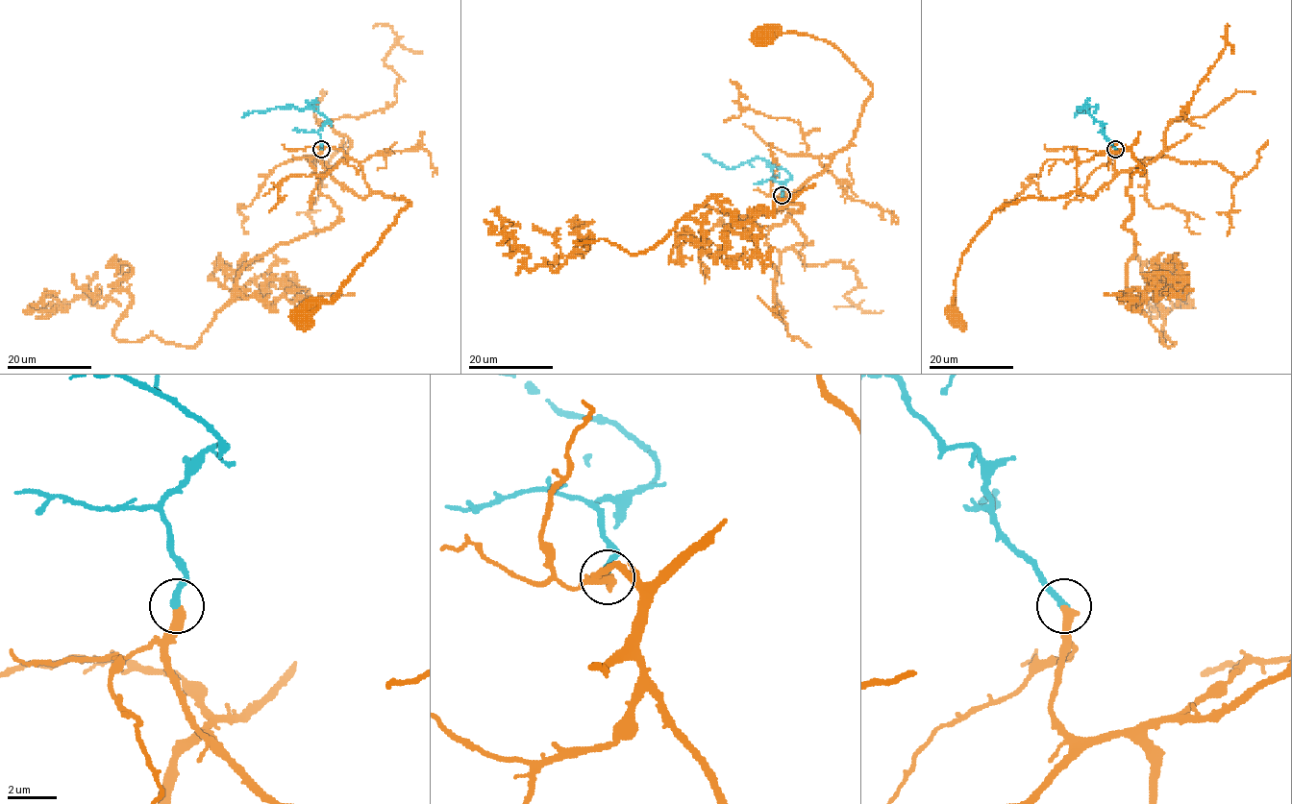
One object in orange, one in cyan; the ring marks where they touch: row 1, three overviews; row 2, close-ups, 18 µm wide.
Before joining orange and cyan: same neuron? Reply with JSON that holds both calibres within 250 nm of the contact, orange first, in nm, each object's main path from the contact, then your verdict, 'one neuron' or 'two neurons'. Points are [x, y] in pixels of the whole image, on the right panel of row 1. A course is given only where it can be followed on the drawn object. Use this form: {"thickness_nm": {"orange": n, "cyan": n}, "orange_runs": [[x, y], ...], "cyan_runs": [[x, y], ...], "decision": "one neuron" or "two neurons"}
{"thickness_nm": {"orange": 440, "cyan": 280}, "orange_runs": [[1115, 148], [1116, 175], [1094, 196], [1026, 197], [991, 215], [962, 255], [953, 297], [957, 318]], "cyan_runs": [[1115, 148], [1103, 124], [1078, 107], [1086, 107], [1074, 117]], "decision": "one neuron"}

